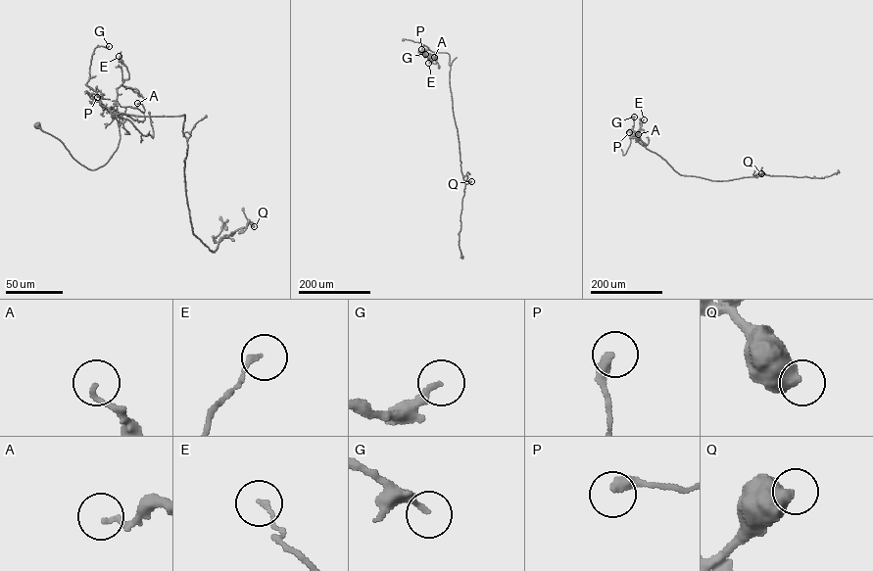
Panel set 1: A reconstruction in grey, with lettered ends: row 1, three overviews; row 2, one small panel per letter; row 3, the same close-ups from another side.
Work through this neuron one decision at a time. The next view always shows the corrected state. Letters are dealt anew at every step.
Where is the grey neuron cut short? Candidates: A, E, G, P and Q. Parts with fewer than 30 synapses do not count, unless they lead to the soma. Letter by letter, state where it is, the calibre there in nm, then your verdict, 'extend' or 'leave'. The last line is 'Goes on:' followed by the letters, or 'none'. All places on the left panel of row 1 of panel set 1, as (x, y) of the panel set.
A: place (137, 103); calibre 130 nm; leave
E: place (119, 56); calibre 150 nm; leave
G: place (109, 46); calibre 180 nm; leave
P: place (97, 97); calibre 360 nm; leave
Q: place (254, 226); calibre 600 nm; leave
Goes on: none

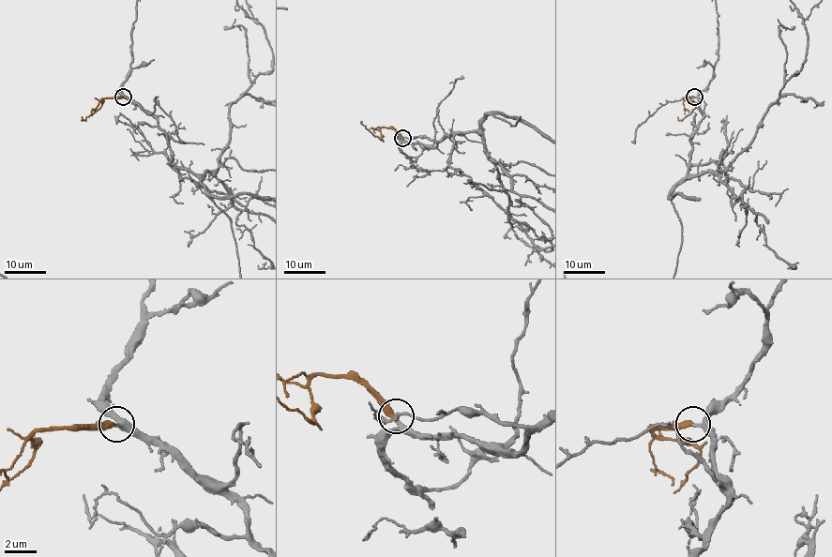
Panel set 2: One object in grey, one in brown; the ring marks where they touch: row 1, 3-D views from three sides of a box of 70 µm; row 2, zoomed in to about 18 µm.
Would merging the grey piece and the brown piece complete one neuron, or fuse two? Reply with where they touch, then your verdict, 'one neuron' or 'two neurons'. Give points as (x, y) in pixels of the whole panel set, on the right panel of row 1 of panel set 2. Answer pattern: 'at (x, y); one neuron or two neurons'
at (694, 97); one neuron

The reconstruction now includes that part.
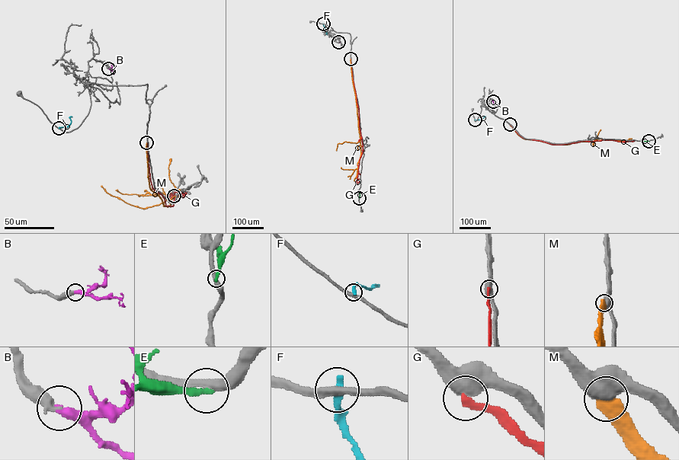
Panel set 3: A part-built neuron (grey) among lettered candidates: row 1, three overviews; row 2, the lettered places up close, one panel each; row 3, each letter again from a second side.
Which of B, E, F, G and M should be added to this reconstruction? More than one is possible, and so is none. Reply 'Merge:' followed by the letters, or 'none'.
Merge: B

